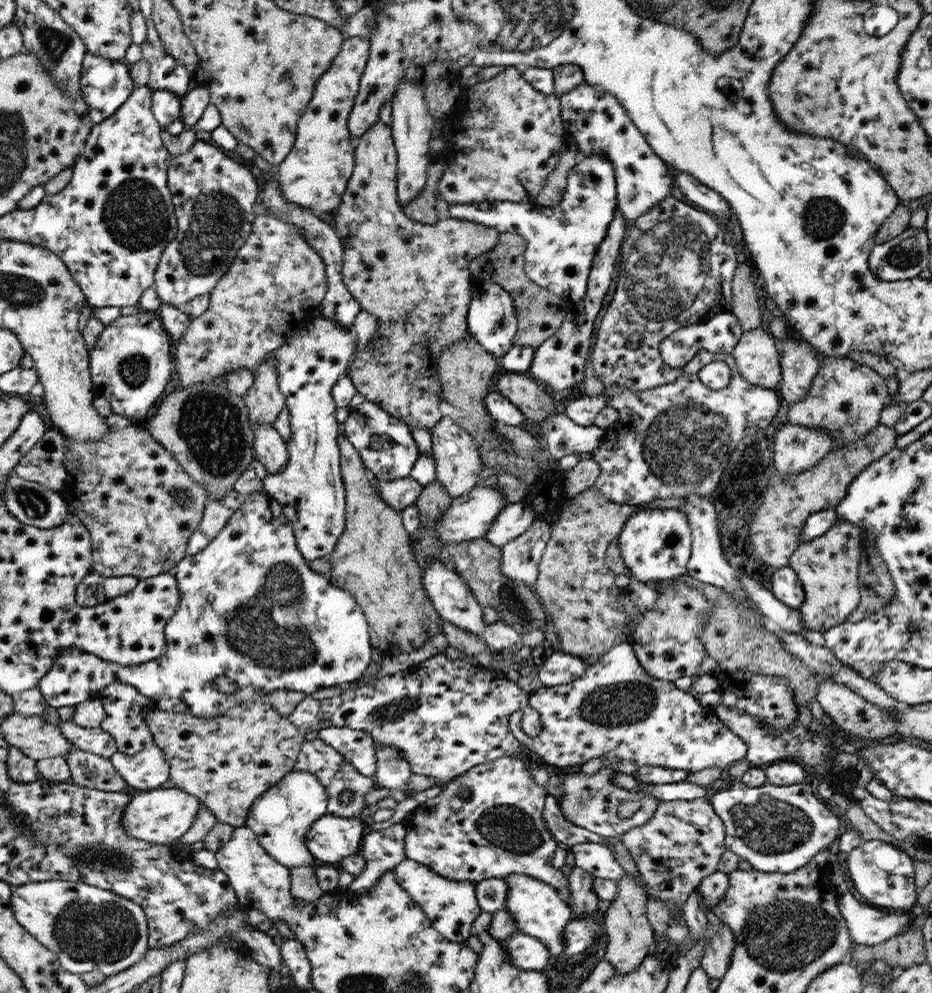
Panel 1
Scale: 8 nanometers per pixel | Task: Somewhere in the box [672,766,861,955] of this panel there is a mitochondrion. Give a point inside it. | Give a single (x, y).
(770, 826)

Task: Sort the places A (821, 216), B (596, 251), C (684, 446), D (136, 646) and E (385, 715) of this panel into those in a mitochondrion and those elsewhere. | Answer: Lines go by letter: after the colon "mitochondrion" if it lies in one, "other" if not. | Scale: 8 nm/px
A: mitochondrion
B: other
C: mitochondrion
D: other
E: mitochondrion

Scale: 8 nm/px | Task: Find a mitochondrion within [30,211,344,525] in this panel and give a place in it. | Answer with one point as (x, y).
(209, 424)

